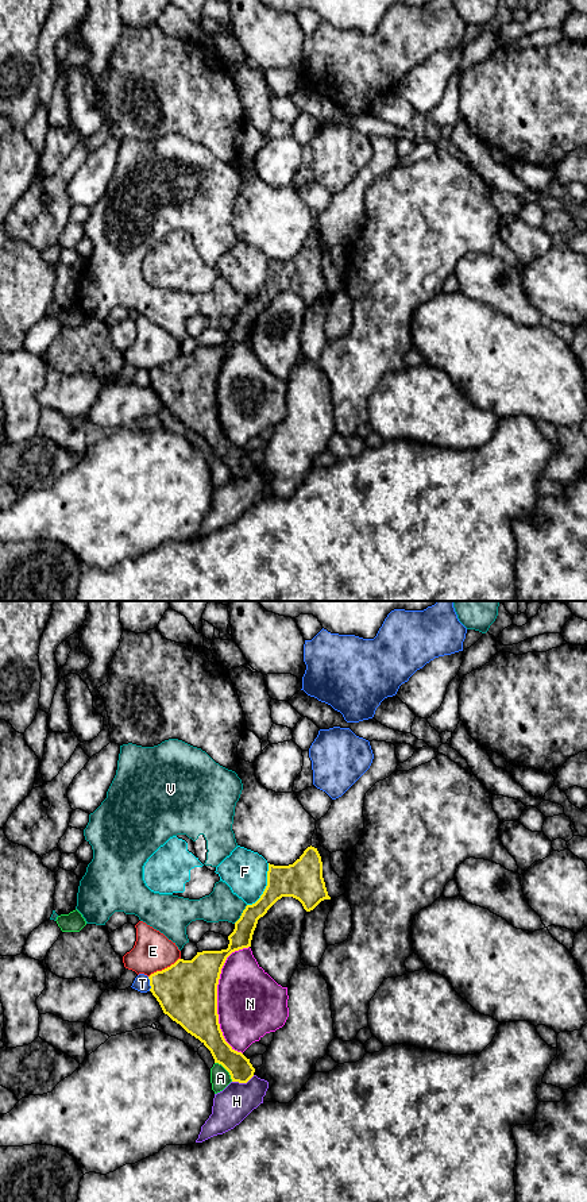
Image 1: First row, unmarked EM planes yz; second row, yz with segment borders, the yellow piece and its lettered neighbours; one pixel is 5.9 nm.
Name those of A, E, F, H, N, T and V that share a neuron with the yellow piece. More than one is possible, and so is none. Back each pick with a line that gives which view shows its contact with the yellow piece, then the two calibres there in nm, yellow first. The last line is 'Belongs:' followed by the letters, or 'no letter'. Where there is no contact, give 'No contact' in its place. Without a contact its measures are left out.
Belongs: no letter

